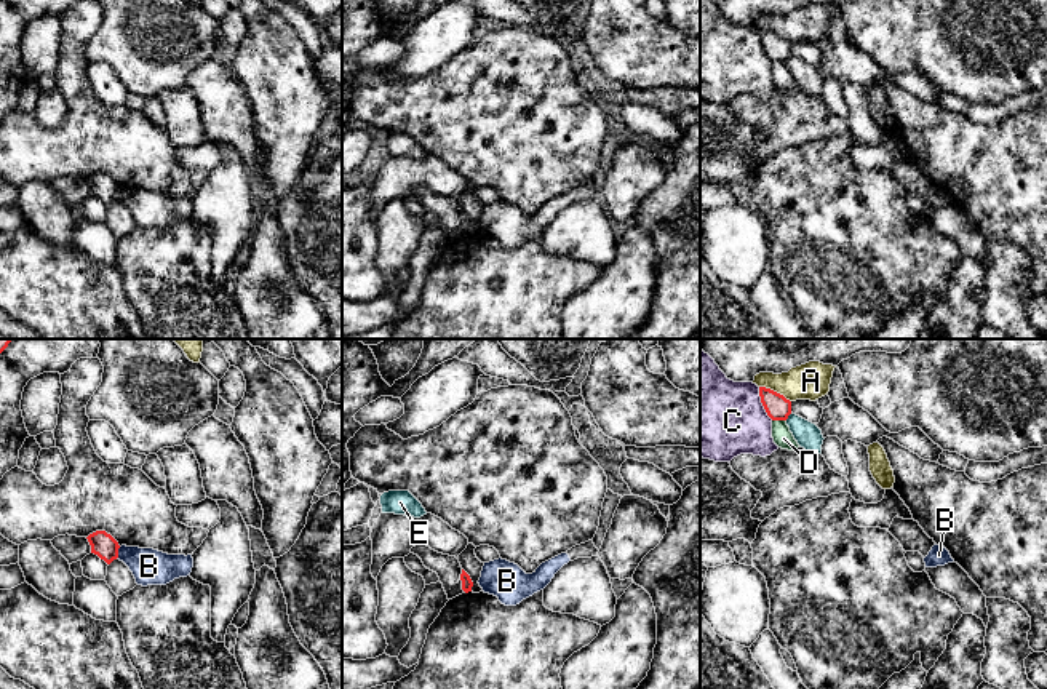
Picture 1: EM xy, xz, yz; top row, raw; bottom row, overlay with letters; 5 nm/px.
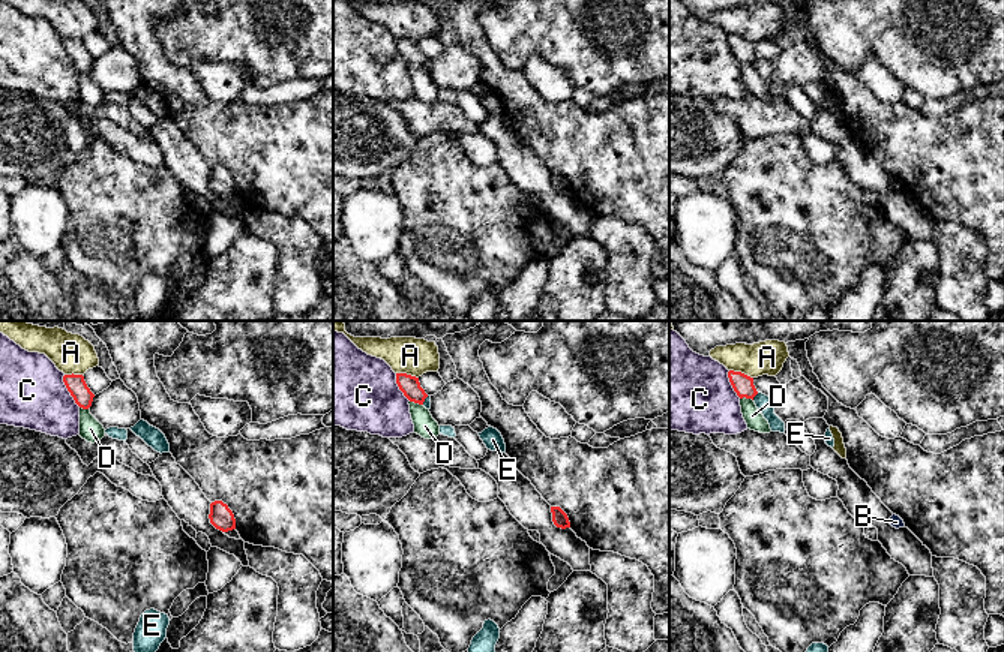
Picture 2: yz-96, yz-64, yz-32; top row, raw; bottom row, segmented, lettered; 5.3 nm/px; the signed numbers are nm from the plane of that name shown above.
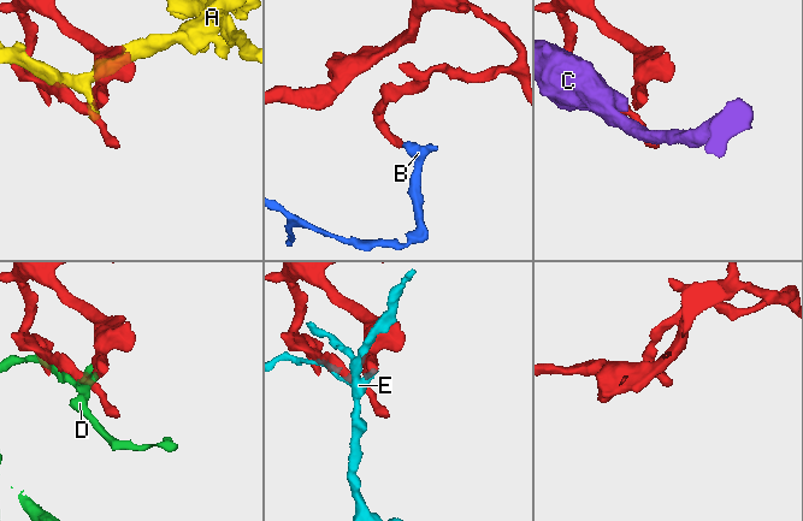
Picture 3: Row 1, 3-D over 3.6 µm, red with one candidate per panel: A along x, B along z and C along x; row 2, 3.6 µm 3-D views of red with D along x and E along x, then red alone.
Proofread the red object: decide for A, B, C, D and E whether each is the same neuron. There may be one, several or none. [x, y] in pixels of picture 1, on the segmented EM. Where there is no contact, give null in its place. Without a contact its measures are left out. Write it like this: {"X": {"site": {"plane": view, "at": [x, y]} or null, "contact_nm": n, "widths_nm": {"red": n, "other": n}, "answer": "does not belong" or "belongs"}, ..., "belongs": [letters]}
{"A": {"site": {"plane": "yz", "at": [776, 392]}, "contact_nm": 180, "widths_nm": {"red": 120, "other": 190}, "answer": "does not belong"}, "B": {"site": {"plane": "xy", "at": [117, 552]}, "contact_nm": 60, "widths_nm": {"red": 120, "other": 180}, "answer": "does not belong"}, "C": {"site": {"plane": "yz", "at": [761, 402]}, "contact_nm": 180, "widths_nm": {"red": 120, "other": 420}, "answer": "does not belong"}, "D": {"site": {"plane": "yz", "at": [779, 419]}, "contact_nm": 70, "widths_nm": {"red": 120, "other": 100}, "answer": "does not belong"}, "E": {"site": {"plane": "yz", "at": [788, 414]}, "contact_nm": 50, "widths_nm": {"red": 120, "other": 130}, "answer": "does not belong"}, "belongs": []}

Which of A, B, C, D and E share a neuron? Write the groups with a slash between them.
A / B / C / D / E

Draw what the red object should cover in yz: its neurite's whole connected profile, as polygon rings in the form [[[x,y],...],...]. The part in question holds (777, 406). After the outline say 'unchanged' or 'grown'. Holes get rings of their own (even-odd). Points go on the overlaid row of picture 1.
[[[759,387],[759,396],[767,416],[772,420],[786,420],[791,414],[791,401],[783,395],[766,387]]]; unchanged

